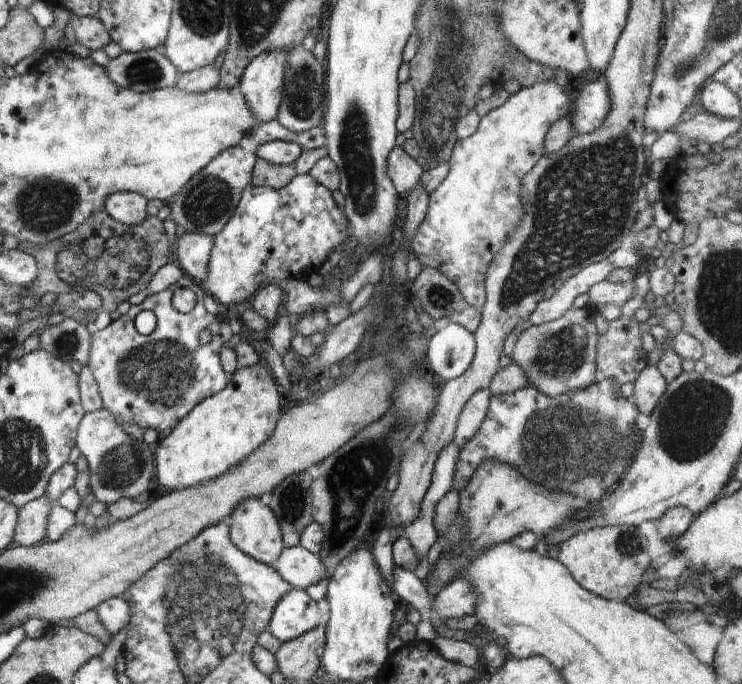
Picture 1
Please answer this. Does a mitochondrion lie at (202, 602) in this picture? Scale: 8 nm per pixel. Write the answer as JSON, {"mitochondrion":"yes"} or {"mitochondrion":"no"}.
{"mitochondrion":"yes"}

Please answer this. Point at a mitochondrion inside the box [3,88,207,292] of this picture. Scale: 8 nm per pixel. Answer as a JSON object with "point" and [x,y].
{"point":[42,205]}

